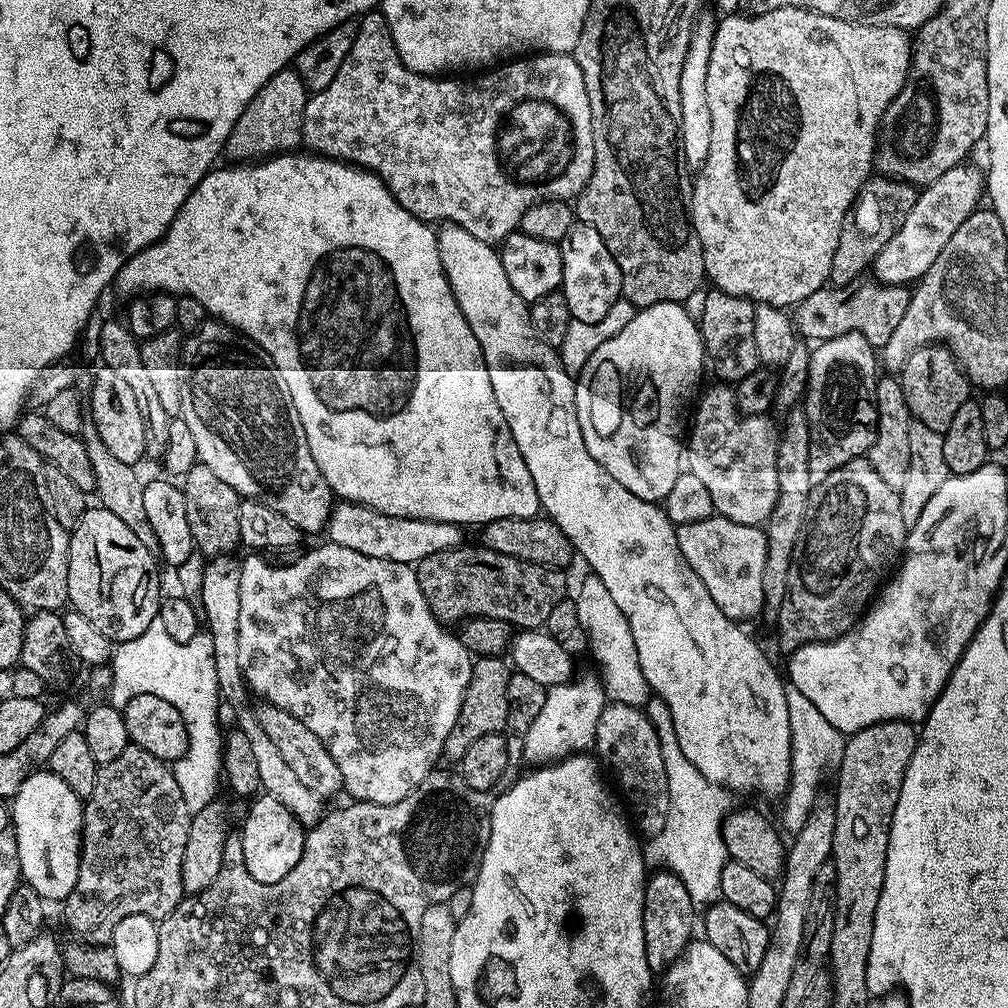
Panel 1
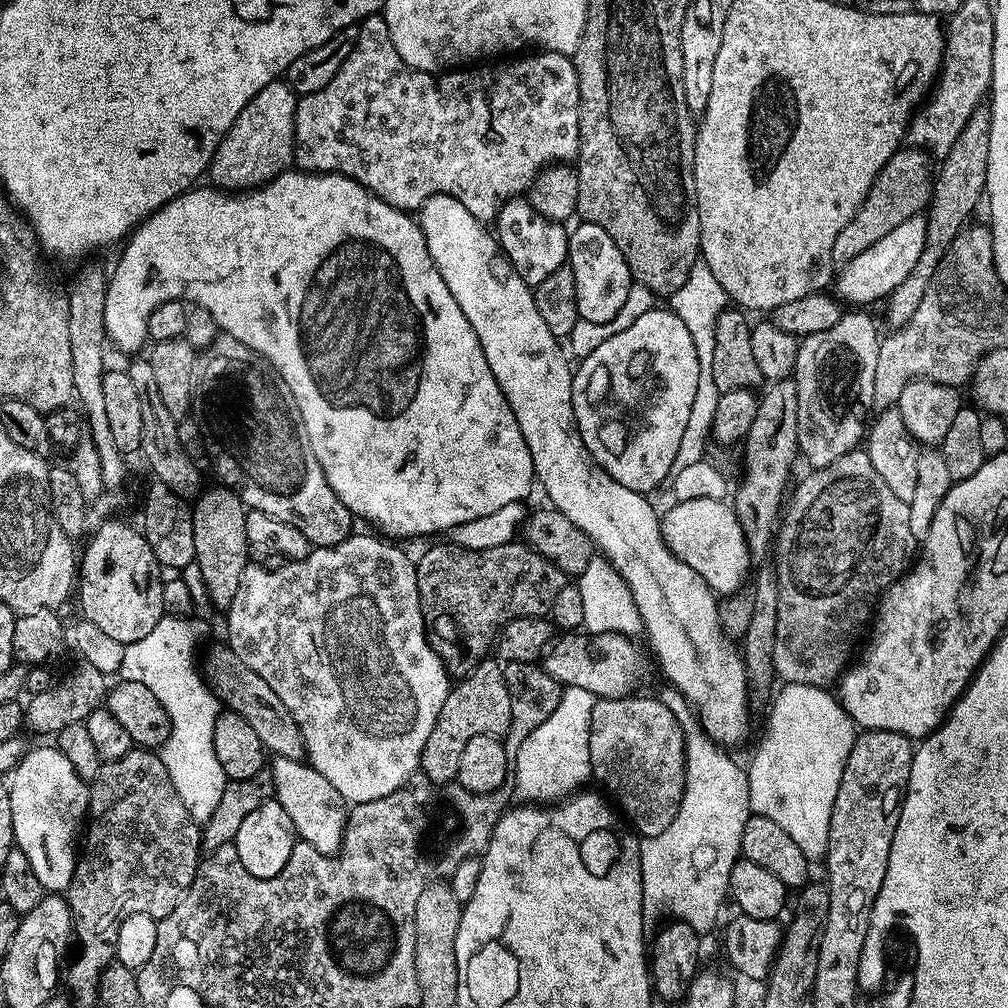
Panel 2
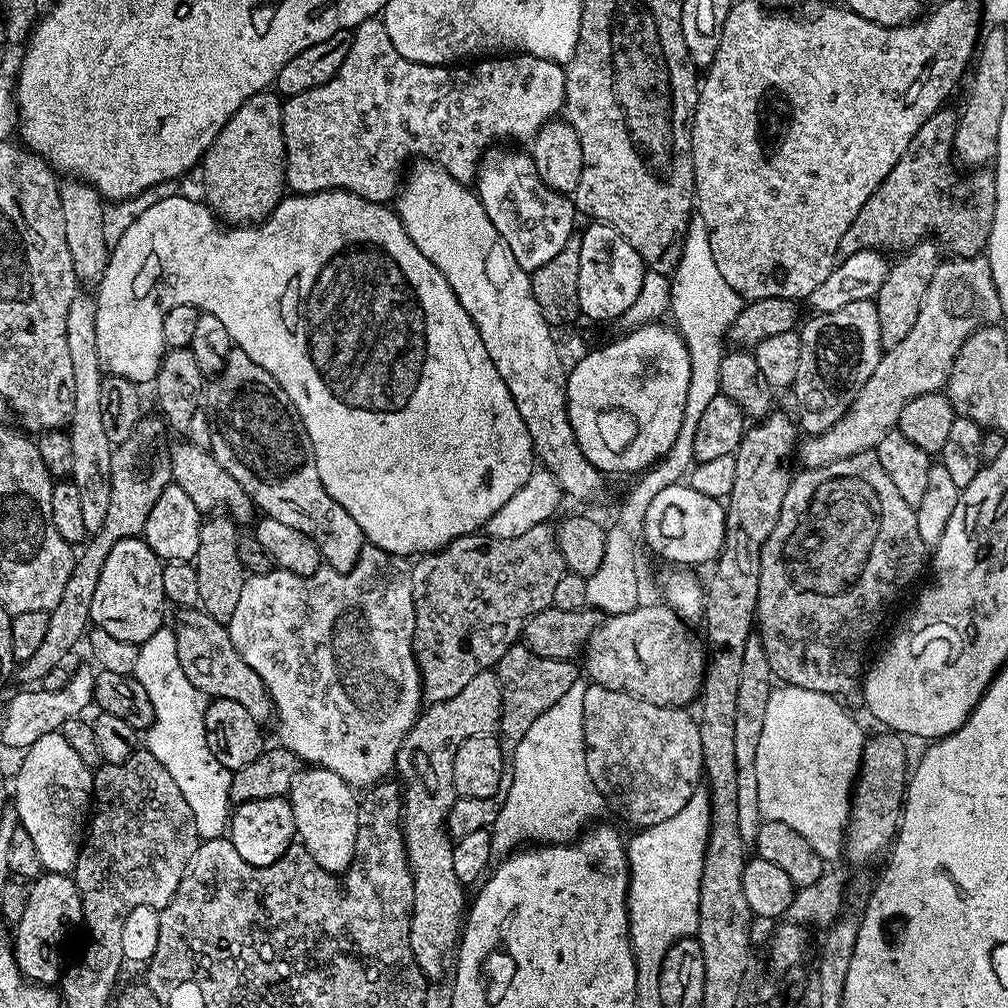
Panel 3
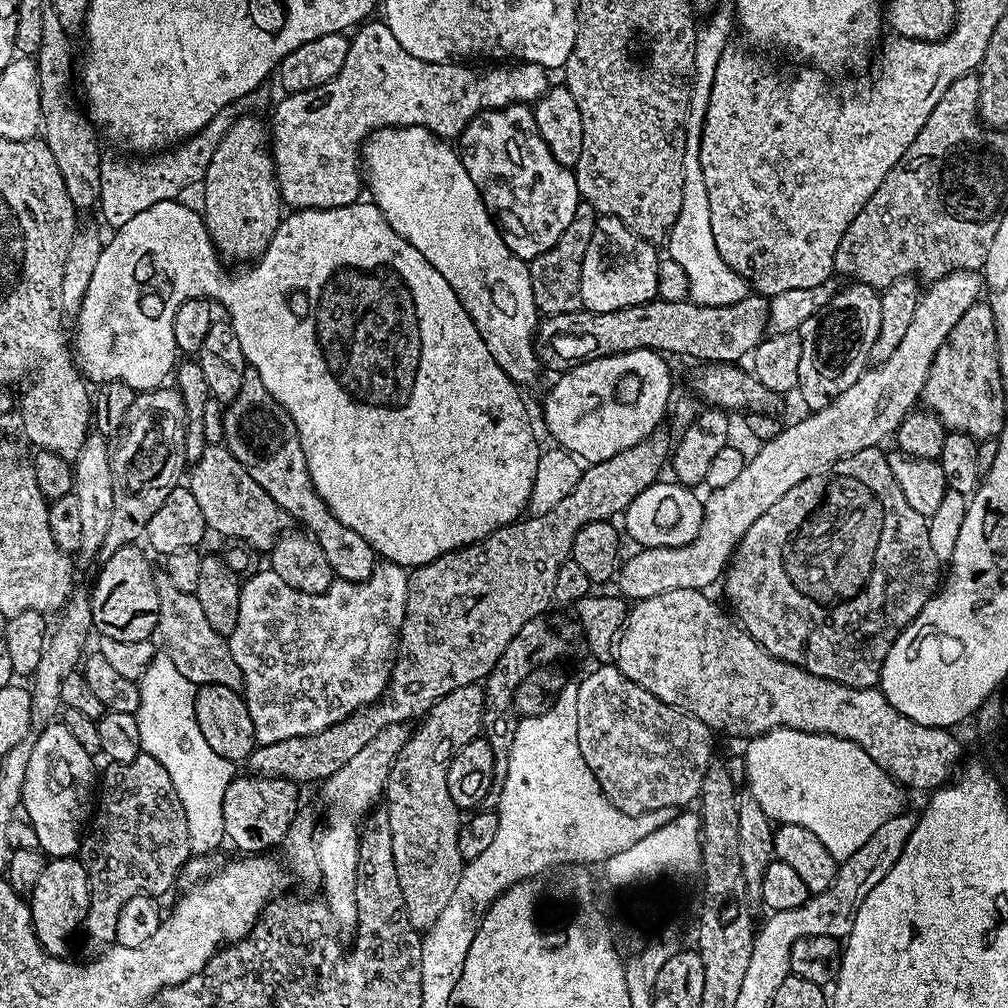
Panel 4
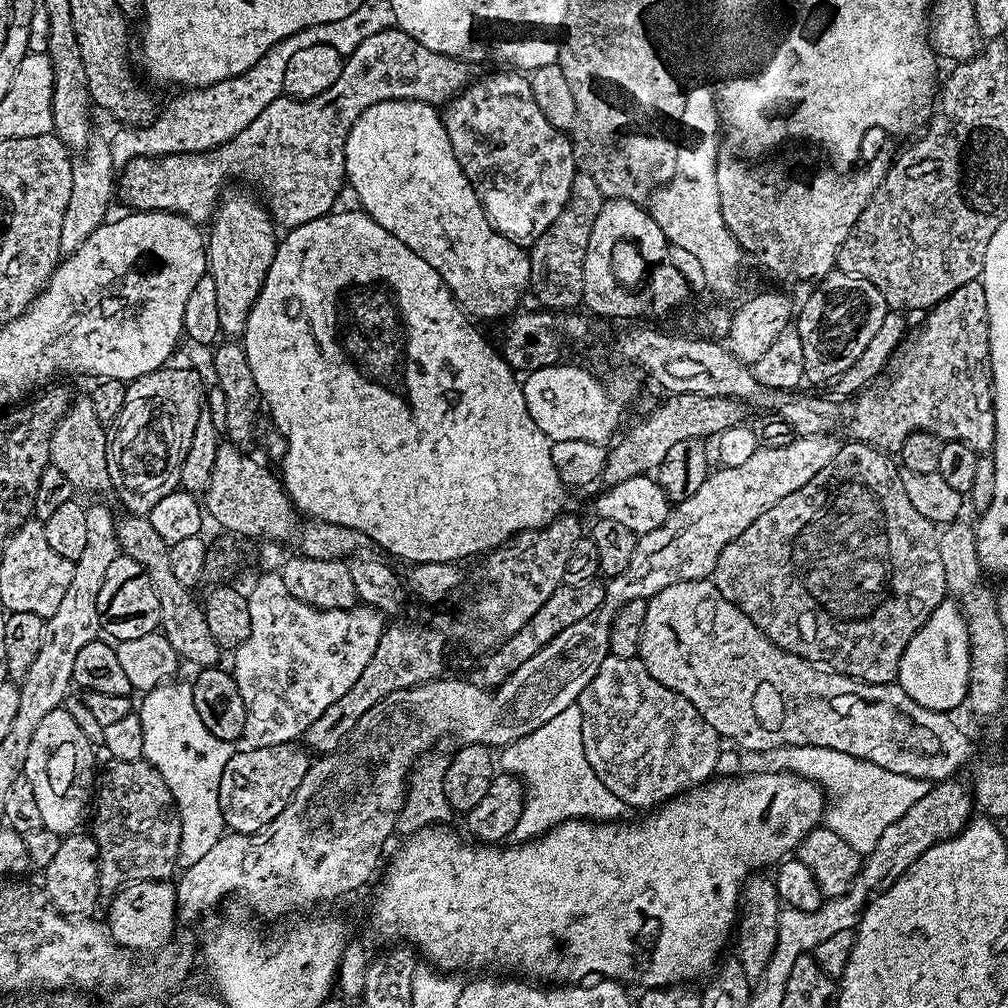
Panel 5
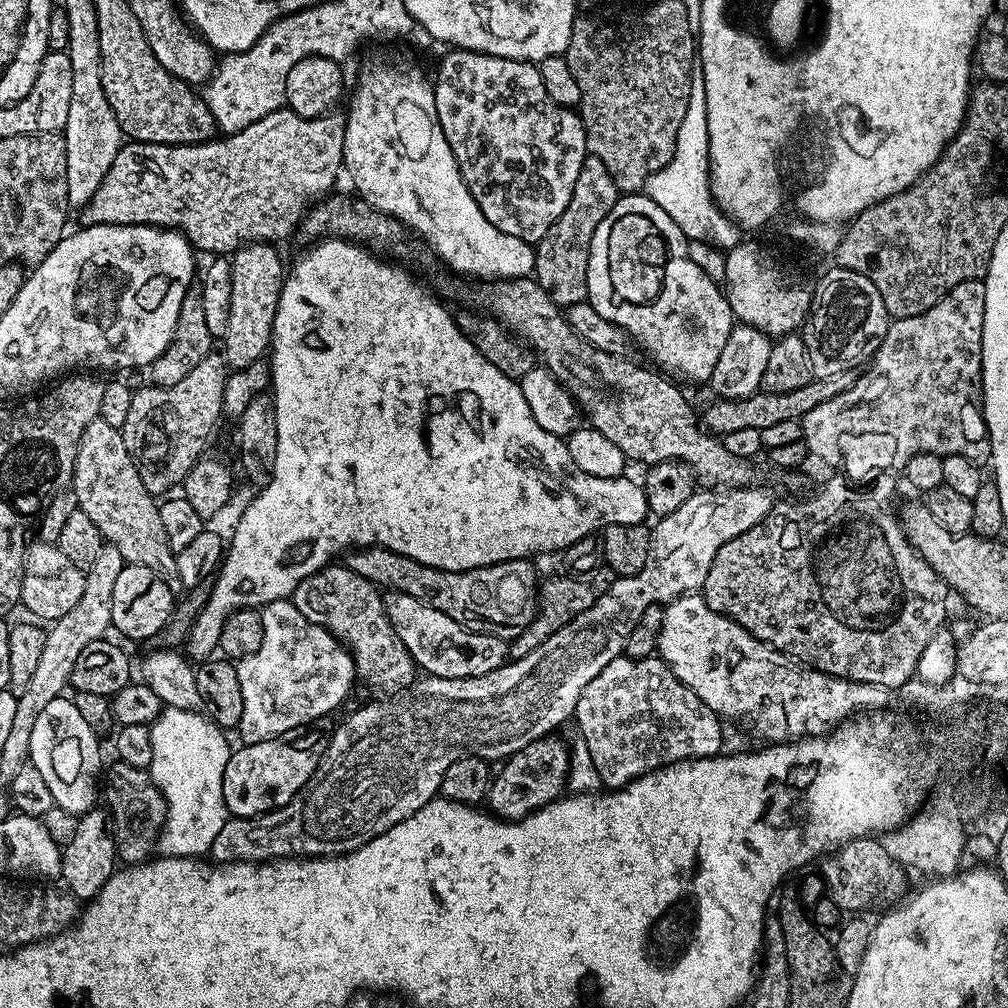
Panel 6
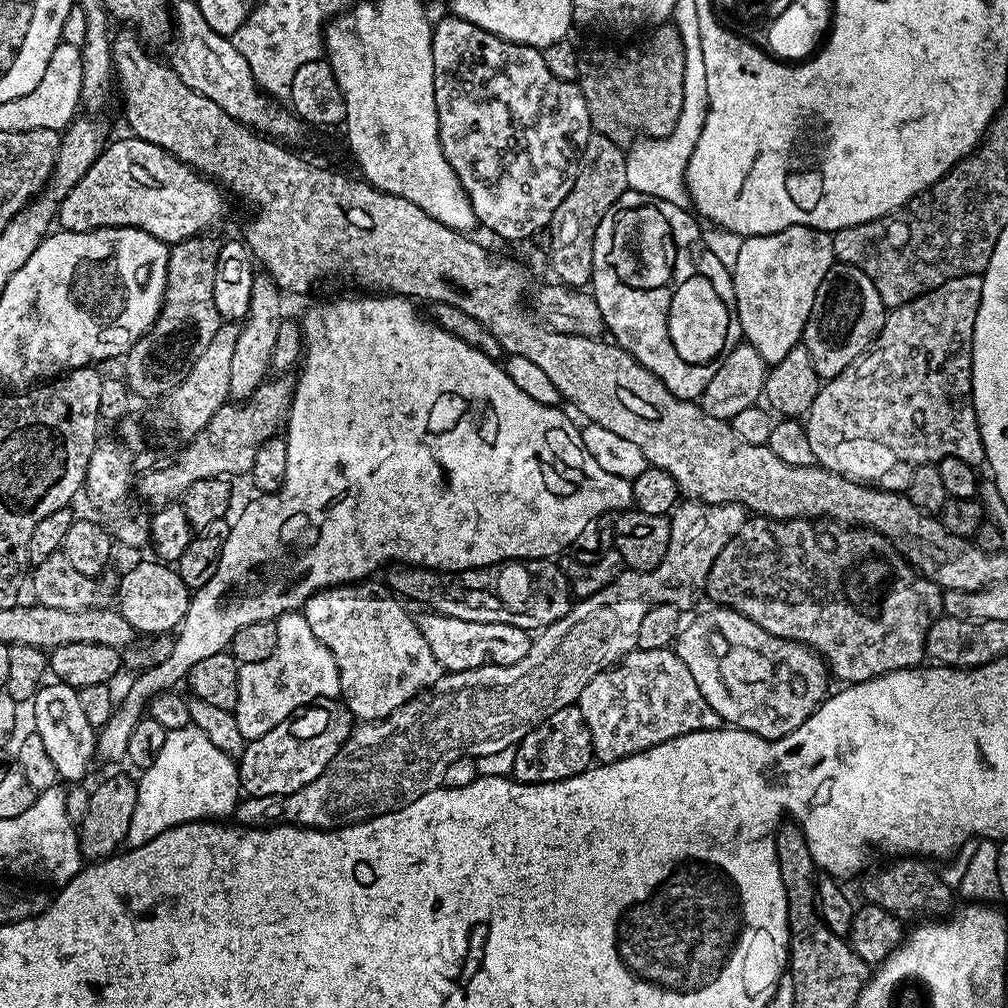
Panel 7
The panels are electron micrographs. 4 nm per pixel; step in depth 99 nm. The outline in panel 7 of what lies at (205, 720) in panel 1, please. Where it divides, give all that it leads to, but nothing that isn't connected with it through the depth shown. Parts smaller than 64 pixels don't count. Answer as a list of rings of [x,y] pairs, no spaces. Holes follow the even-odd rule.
[[[191,726],[179,728],[169,732],[166,742],[162,742],[162,750],[158,758],[154,758],[154,766],[139,773],[136,805],[130,818],[127,843],[137,848],[167,828],[179,824],[231,817],[241,799],[237,761],[222,754],[222,750],[218,750],[218,746],[214,746],[214,742],[210,742],[202,730]]]

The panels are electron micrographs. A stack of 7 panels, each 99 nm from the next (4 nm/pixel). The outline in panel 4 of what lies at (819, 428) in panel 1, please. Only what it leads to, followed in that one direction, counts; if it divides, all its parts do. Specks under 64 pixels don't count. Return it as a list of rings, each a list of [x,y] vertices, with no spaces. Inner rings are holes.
[[[852,282],[849,288],[844,288],[833,294],[828,302],[822,306],[822,310],[818,310],[814,314],[810,314],[810,318],[806,318],[806,322],[801,324],[798,331],[800,341],[802,342],[802,363],[798,366],[798,396],[801,396],[806,403],[809,404],[809,409],[819,410],[824,408],[832,400],[838,398],[838,394],[842,394],[842,390],[850,390],[850,386],[854,386],[854,382],[858,382],[858,378],[869,367],[868,359],[870,358],[870,346],[874,346],[874,338],[878,338],[880,333],[880,292],[877,289],[870,287],[868,284]]]

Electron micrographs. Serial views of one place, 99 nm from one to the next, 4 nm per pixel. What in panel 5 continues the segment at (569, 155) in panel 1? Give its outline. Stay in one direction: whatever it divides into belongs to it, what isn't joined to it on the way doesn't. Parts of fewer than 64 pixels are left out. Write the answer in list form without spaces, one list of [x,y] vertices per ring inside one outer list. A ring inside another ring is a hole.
[[[401,28],[384,29],[366,38],[352,56],[345,59],[342,74],[338,74],[330,90],[322,90],[322,94],[309,100],[293,100],[287,94],[279,96],[250,126],[246,126],[240,134],[217,148],[208,152],[174,153],[172,156],[159,158],[134,157],[119,173],[119,195],[124,195],[129,209],[138,212],[176,212],[193,224],[204,226],[216,215],[216,205],[220,203],[225,191],[224,183],[235,176],[241,176],[245,185],[251,186],[263,197],[273,221],[281,229],[297,228],[306,222],[314,222],[329,215],[337,207],[336,199],[339,198],[340,191],[345,191],[344,147],[362,110],[387,100],[421,100],[433,106],[447,105],[448,101],[468,87],[468,68],[465,61],[455,60],[452,56],[438,54],[438,50],[422,46],[422,42],[418,42]]]

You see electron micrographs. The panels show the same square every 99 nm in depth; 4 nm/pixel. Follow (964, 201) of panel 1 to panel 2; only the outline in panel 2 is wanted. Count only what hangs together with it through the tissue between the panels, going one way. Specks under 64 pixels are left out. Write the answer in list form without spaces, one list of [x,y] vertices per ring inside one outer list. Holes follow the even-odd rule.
[[[923,215],[912,216],[902,226],[894,226],[886,238],[882,238],[879,244],[870,246],[858,254],[850,263],[843,265],[839,269],[838,275],[834,280],[834,292],[841,301],[847,302],[852,306],[868,306],[875,300],[883,301],[898,286],[902,284],[906,274],[910,274],[912,261],[922,254],[924,249],[924,224]]]

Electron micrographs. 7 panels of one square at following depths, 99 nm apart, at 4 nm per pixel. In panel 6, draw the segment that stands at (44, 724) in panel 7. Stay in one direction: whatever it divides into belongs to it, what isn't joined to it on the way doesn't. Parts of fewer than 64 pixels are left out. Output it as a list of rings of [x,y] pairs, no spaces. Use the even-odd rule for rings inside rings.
[[[61,695],[54,698],[54,702],[49,702],[42,714],[38,714],[30,734],[28,759],[46,781],[55,807],[83,814],[97,803],[98,777],[101,772],[100,744],[96,740],[99,740],[98,733],[90,730],[89,724],[82,719],[75,699],[67,700]]]

